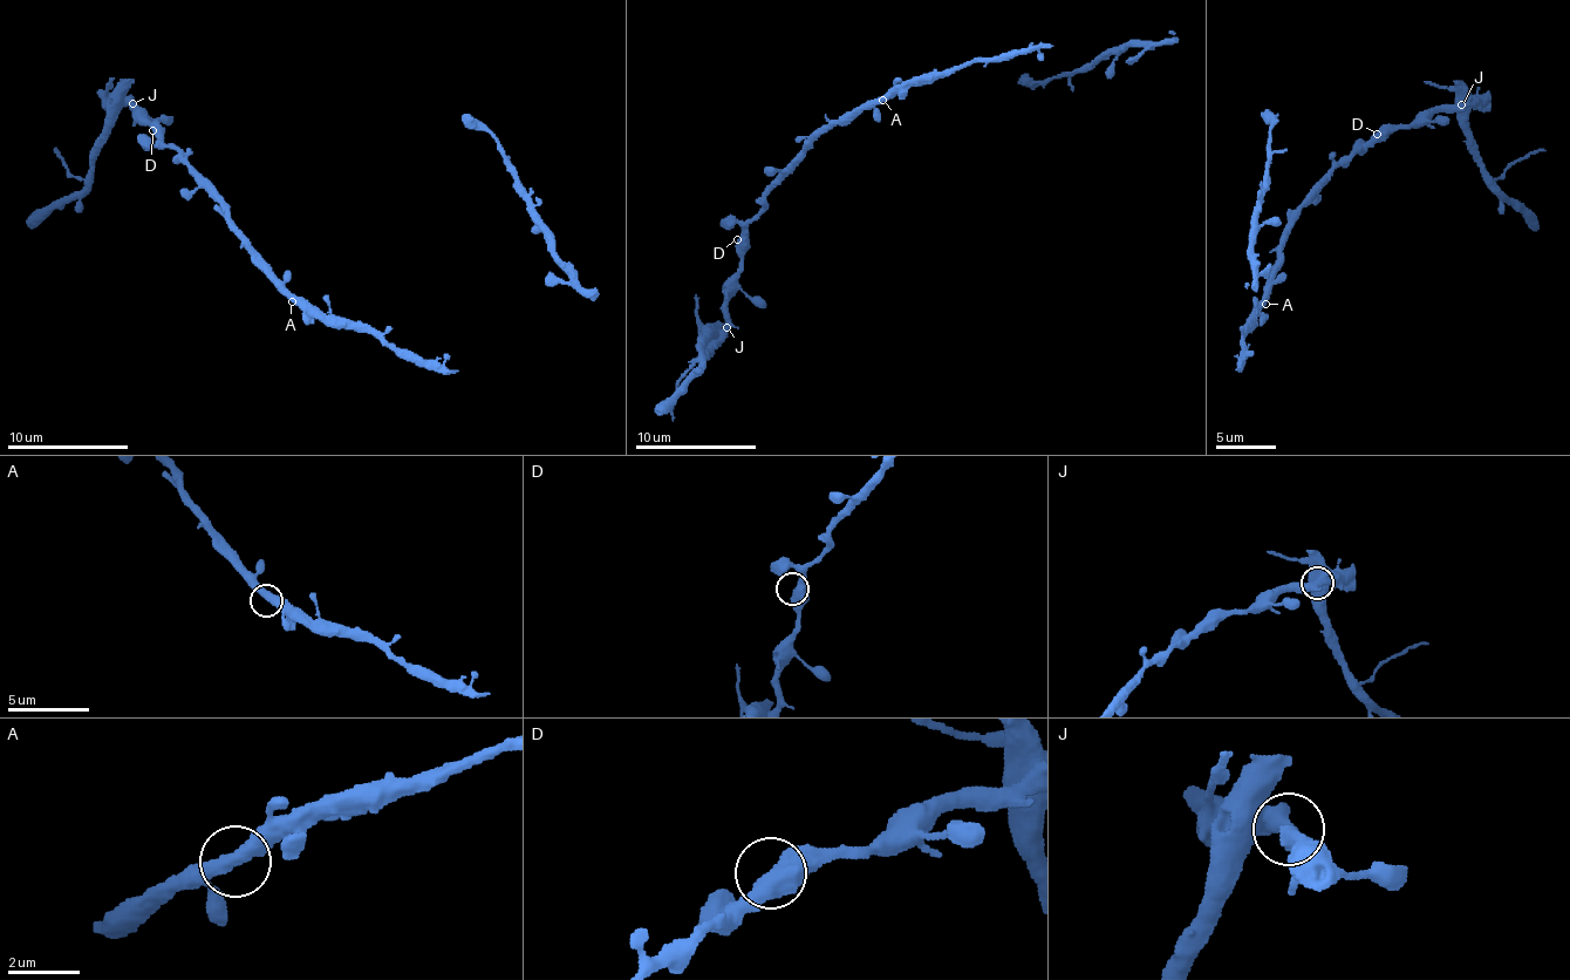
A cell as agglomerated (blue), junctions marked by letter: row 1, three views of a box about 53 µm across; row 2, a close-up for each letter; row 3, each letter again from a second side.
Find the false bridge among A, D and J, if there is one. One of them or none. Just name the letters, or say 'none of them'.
J

